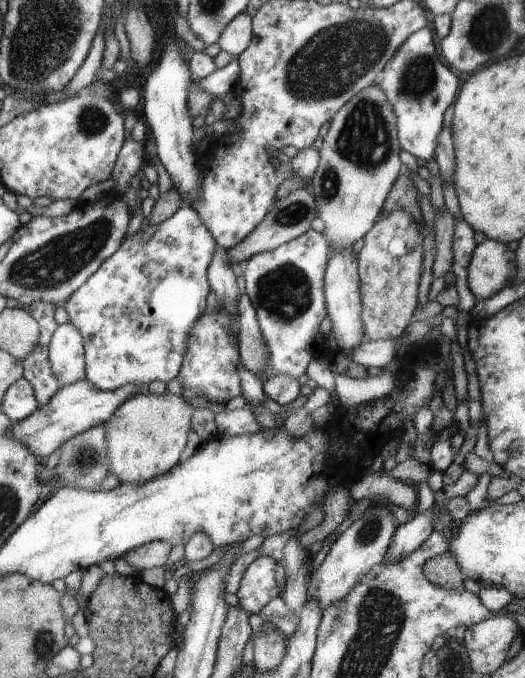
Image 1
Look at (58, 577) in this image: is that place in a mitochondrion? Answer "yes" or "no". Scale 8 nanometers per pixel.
no

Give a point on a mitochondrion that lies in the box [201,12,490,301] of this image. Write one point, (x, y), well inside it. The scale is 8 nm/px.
(328, 63)

